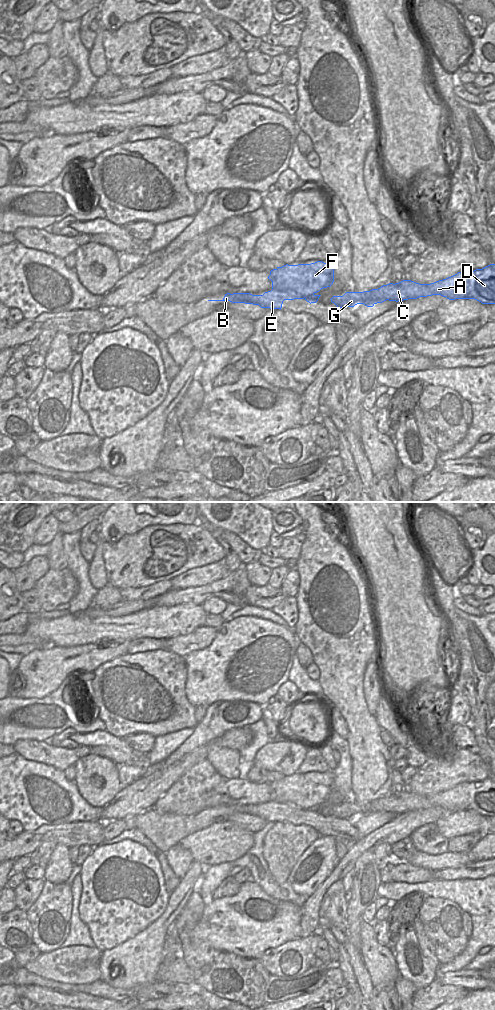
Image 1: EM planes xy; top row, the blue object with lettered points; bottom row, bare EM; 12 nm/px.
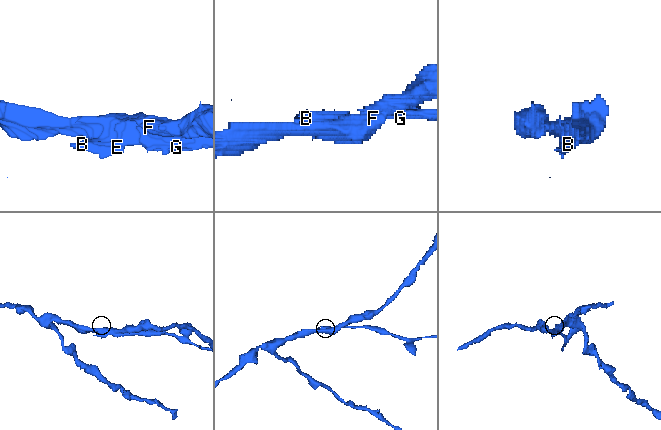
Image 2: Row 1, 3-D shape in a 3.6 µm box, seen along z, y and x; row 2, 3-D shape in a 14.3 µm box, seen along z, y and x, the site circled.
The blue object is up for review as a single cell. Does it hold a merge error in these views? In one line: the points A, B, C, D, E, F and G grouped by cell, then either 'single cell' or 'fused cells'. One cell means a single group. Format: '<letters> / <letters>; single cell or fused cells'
A B C D E G / F; fused cells

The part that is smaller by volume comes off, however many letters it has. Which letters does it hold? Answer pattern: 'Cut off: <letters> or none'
Cut off: A, B, C, D, E, G

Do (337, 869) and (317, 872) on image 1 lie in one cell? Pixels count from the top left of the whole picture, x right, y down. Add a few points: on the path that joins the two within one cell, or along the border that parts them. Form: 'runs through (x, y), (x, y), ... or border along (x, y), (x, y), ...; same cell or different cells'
border along (339, 848), (331, 864), (330, 875), (318, 886); different cells

